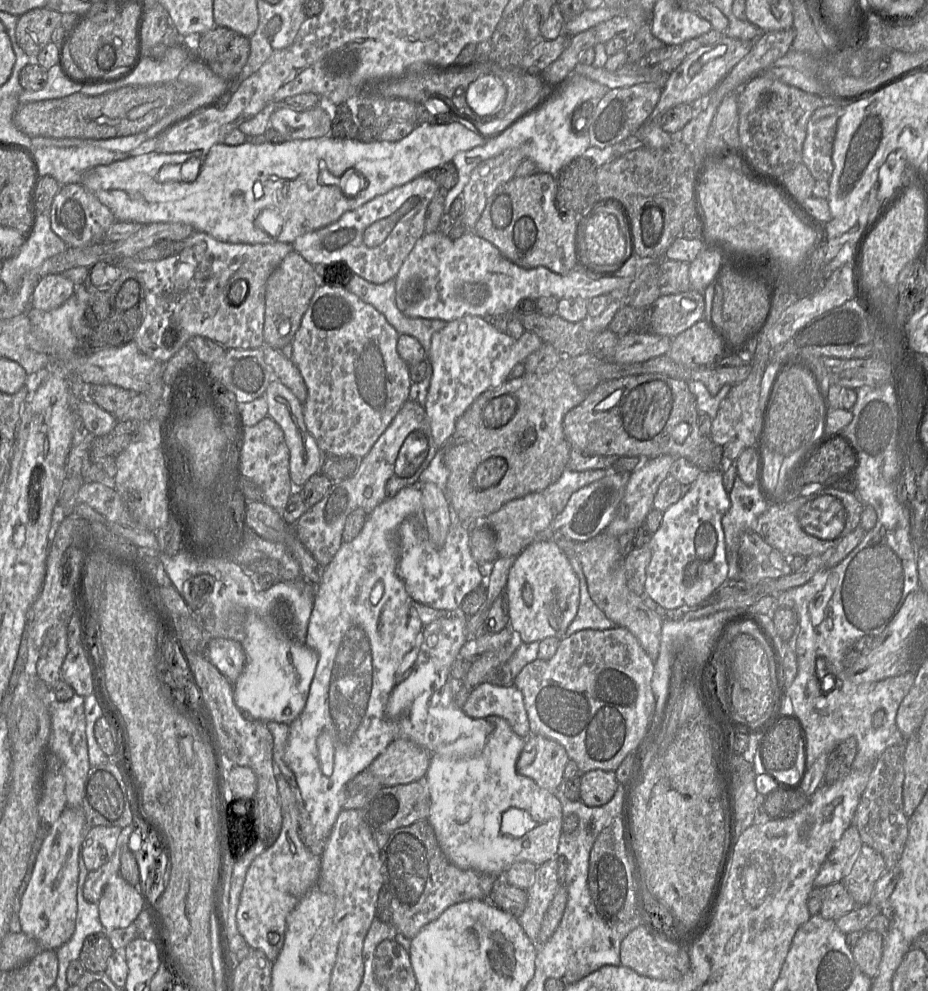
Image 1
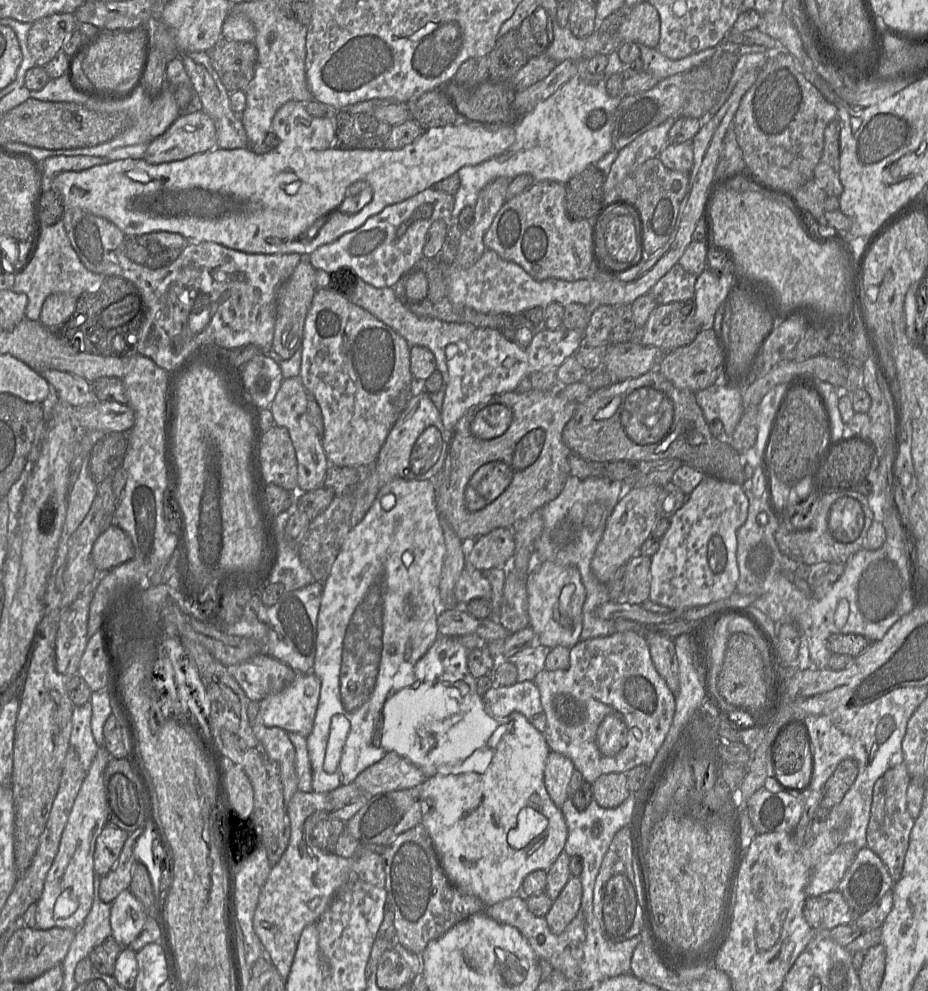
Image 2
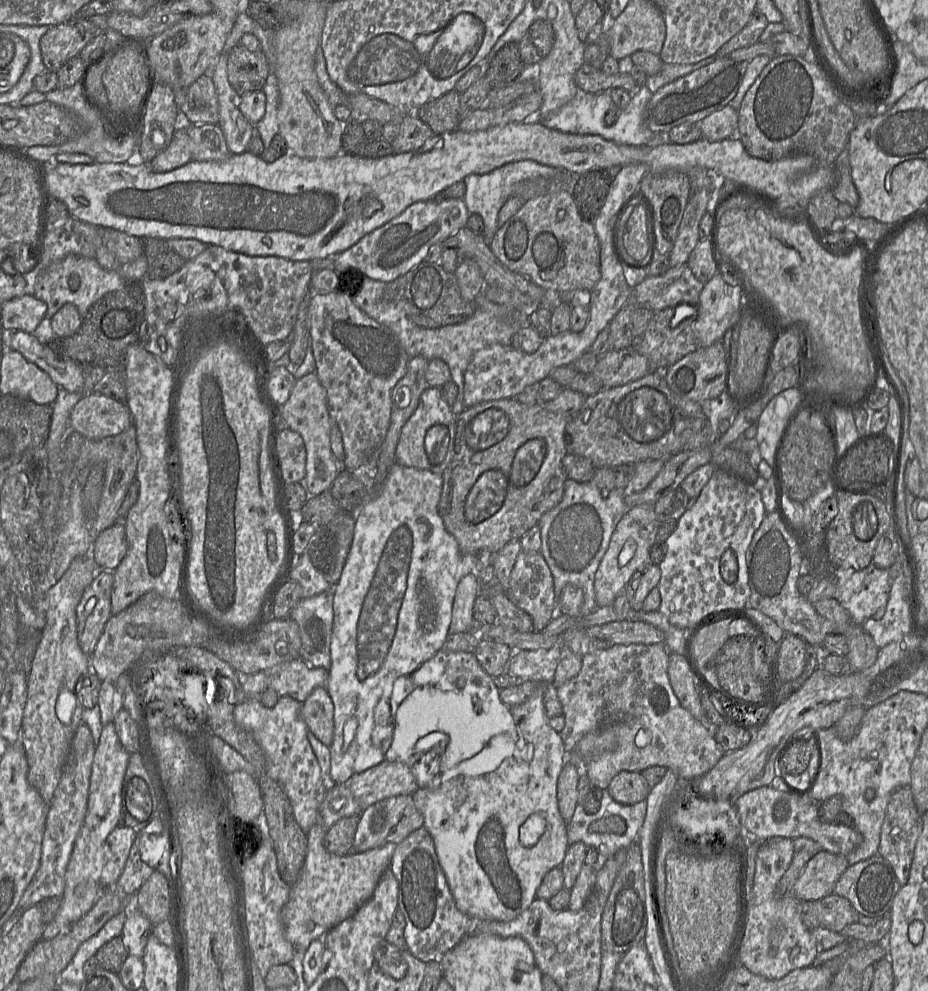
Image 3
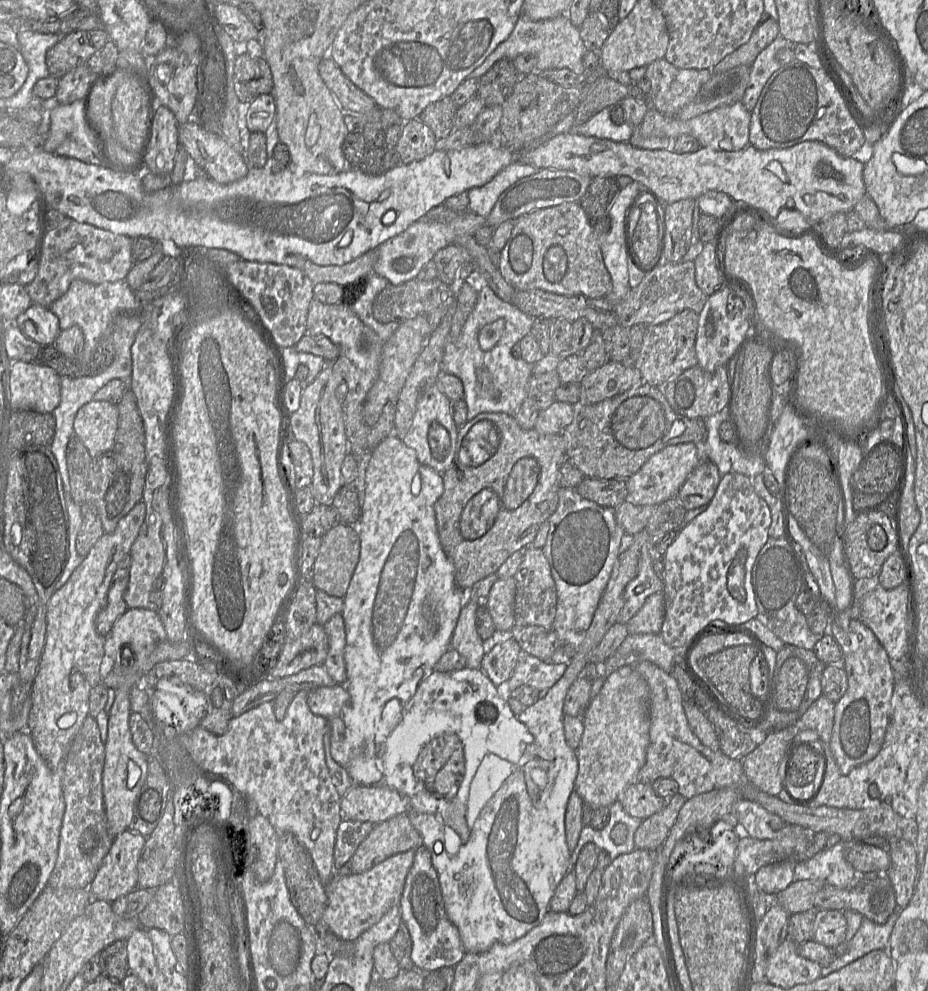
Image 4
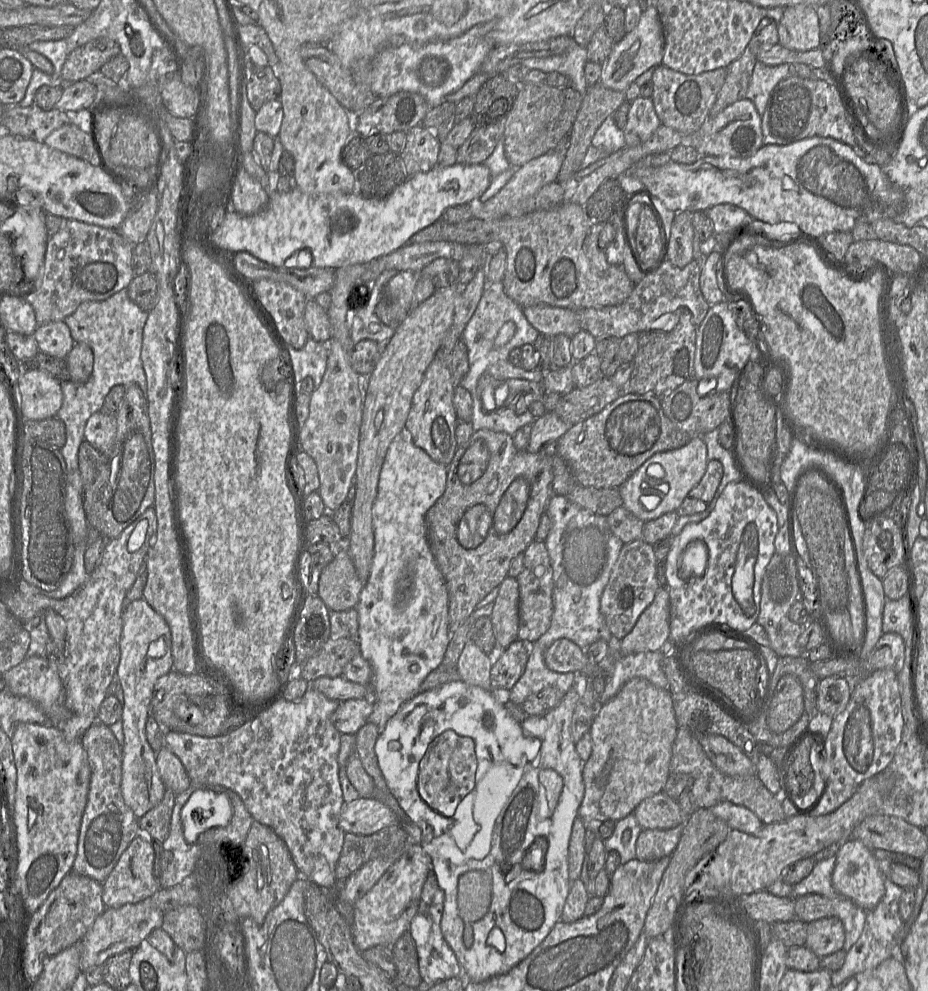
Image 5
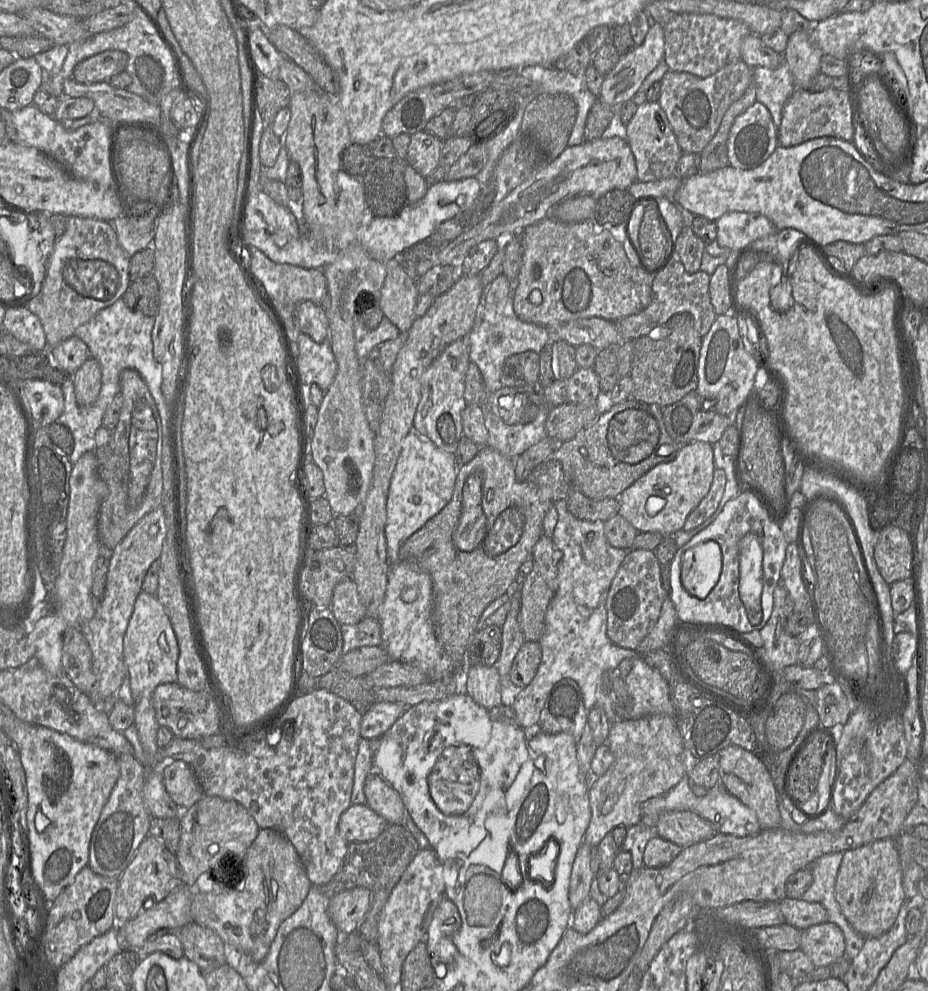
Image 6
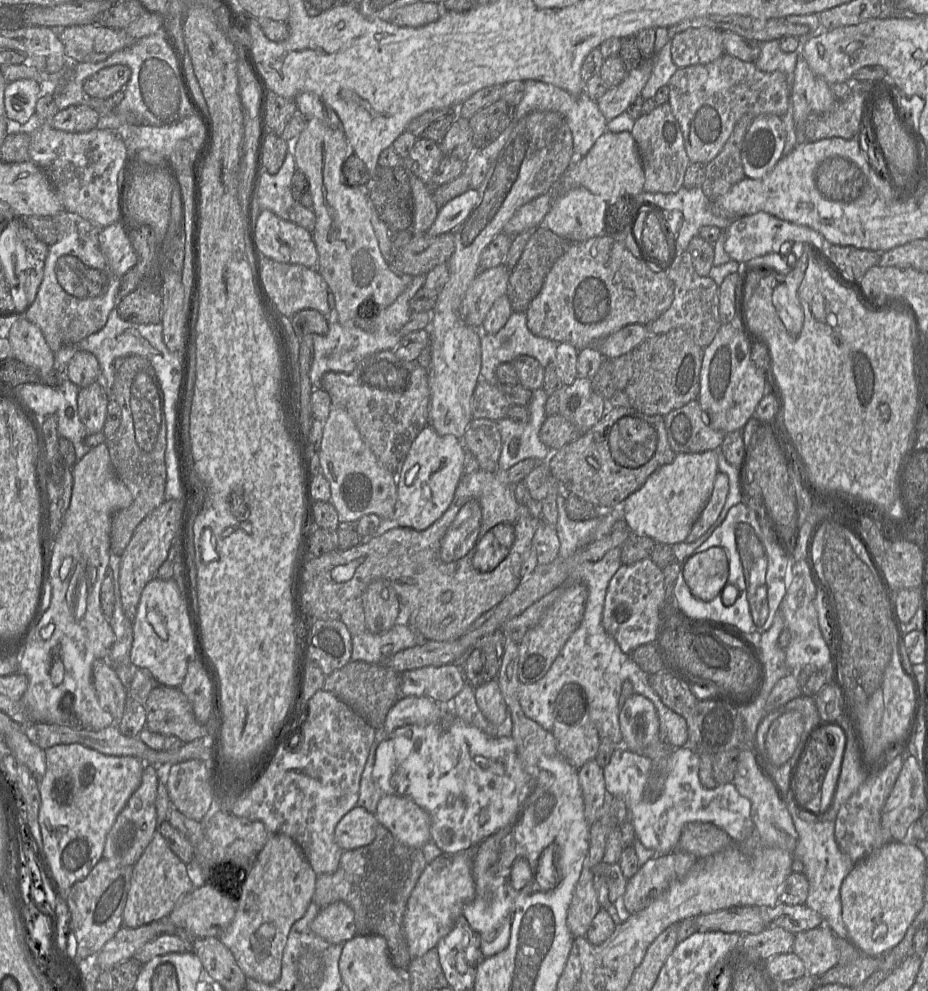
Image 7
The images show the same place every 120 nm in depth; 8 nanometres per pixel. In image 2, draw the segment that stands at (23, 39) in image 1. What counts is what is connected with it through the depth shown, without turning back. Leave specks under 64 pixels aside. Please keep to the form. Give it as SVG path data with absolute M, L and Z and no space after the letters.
M53 14L31 23L28 33L29 52L36 66L44 67L62 49L77 28L73 14Z

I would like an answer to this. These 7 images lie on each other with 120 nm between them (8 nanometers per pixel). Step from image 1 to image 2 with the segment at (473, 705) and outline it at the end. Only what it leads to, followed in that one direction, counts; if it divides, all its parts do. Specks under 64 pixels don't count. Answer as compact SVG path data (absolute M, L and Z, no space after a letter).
M533 681L517 682L512 686L493 686L482 695L486 710L493 716L508 717L520 712L540 732L546 728L546 715L540 691Z

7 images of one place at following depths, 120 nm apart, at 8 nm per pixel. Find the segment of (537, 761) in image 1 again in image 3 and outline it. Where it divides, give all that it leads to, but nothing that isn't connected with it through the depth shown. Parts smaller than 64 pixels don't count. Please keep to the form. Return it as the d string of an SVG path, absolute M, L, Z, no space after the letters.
M566 763L557 782L557 800L560 815L568 824L578 803L579 772L573 764Z

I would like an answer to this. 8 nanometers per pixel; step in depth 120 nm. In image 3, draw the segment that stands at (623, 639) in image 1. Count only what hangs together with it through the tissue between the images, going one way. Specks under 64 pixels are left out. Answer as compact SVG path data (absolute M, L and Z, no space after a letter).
M665 644L611 645L592 648L581 658L581 670L570 682L557 688L565 726L560 732L567 753L589 732L605 725L614 735L611 750L604 751L586 766L585 776L601 790L607 790L612 779L623 772L640 773L650 767L665 767L676 773L676 785L684 792L692 790L691 781L708 773L723 757L712 733L684 709L676 697L668 676L669 651Z

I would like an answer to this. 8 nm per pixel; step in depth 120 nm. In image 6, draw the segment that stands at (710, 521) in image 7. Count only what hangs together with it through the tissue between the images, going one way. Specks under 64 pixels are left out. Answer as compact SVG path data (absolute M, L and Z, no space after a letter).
M715 468L709 492L688 515L683 527L685 531L695 529L714 514L723 496L726 481L727 477L725 471L720 468Z

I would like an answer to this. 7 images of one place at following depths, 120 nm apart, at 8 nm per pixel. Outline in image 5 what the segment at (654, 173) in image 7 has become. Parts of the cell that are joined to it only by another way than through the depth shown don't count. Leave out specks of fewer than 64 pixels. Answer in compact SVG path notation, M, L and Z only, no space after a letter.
M638 97L631 102L624 128L626 147L640 146L650 139L661 125L651 98Z

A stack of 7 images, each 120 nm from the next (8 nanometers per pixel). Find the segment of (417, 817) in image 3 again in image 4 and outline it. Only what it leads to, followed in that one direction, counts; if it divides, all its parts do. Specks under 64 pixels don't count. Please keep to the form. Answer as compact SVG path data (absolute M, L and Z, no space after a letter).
M401 814L375 824L350 860L350 872L365 872L398 853L416 849L422 838L412 825L409 814Z

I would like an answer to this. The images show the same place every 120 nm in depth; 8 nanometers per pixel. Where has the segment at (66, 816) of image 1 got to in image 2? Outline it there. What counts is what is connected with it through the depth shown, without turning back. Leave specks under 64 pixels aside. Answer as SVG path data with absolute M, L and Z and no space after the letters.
M99 746L86 773L62 833L57 855L47 873L42 895L36 902L35 928L39 930L55 927L77 930L91 910L94 899L96 840L108 822L104 772L112 758L104 746Z

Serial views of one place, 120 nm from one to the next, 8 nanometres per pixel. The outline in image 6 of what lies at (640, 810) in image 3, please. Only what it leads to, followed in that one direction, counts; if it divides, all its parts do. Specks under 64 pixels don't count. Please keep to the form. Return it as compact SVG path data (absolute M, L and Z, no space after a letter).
M639 822L629 828L616 827L610 834L620 850L625 850L632 855L634 869L645 867L643 854L648 841L657 836L655 829L651 829Z

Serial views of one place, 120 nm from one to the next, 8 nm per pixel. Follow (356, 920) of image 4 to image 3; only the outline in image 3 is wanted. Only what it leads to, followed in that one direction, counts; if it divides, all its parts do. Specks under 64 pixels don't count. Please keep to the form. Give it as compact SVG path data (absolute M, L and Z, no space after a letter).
M347 784L334 785L326 791L317 821L307 833L304 864L281 910L285 937L298 953L304 953L314 939L322 939L329 930L352 916L372 896L382 874L389 869L394 843L344 856L330 854L323 846L324 835L331 826L343 818L359 816L361 812Z

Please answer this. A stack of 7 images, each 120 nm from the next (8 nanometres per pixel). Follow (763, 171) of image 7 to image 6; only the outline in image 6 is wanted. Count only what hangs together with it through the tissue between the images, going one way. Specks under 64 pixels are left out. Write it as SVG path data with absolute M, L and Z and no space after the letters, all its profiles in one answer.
M756 101L735 119L731 127L728 140L730 165L744 170L762 165L779 146L777 131L767 107Z

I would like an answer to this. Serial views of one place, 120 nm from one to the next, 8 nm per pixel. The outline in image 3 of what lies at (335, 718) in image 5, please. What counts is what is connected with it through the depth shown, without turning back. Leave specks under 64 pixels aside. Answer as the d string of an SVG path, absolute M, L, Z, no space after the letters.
M294 659L263 671L270 677L270 688L280 697L289 696L303 703L318 687L324 687L328 671L314 668L302 659Z

